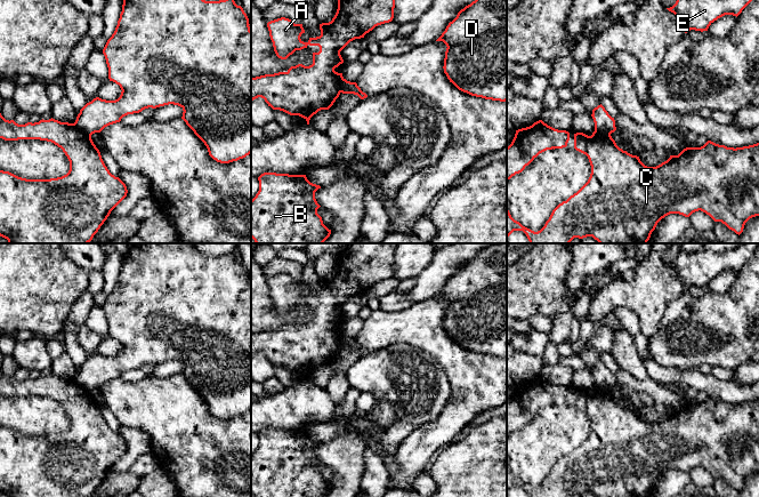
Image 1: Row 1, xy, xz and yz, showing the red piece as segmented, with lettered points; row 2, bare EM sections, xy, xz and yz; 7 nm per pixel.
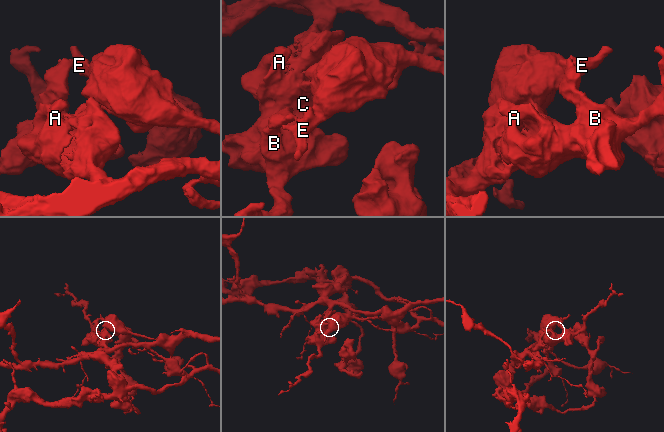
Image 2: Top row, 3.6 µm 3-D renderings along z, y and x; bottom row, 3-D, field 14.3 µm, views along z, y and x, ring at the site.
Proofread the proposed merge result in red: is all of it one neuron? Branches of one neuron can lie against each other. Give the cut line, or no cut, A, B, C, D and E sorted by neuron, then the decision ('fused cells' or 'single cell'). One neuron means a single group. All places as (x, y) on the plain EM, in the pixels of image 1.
xy (73, 379), (90, 392) | A B C / D E | fused cells

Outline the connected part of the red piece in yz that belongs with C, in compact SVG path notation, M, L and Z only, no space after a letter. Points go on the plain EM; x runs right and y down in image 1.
M594 387L591 392L588 392L583 388L576 388L574 390L574 404L586 410L589 415L591 422L591 430L588 438L566 457L559 459L552 466L544 482L538 488L534 488L523 482L519 478L515 476L511 473L509 466L507 465L507 497L508 492L514 487L523 487L526 490L528 497L572 497L574 494L583 495L587 492L592 492L597 497L648 497L657 479L665 472L670 470L679 470L685 473L689 473L693 468L699 466L709 471L714 478L721 478L729 486L734 487L736 490L740 491L743 488L745 479L750 474L759 472L759 399L734 404L708 396L701 403L686 403L678 411L670 411L667 417L662 418L656 423L647 423L640 417L639 412L632 411L627 407L620 404L616 401L615 396L612 394L611 390Z

